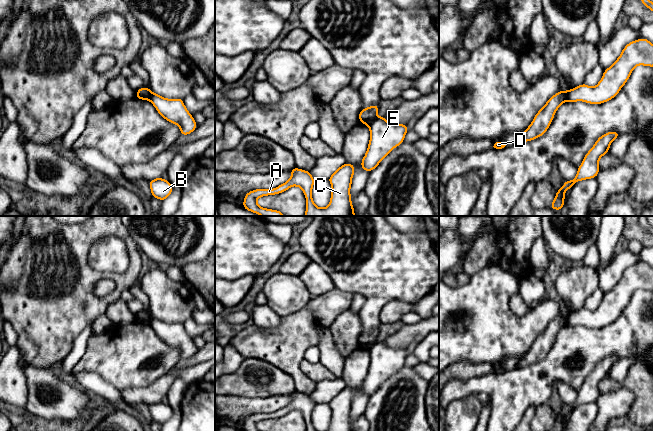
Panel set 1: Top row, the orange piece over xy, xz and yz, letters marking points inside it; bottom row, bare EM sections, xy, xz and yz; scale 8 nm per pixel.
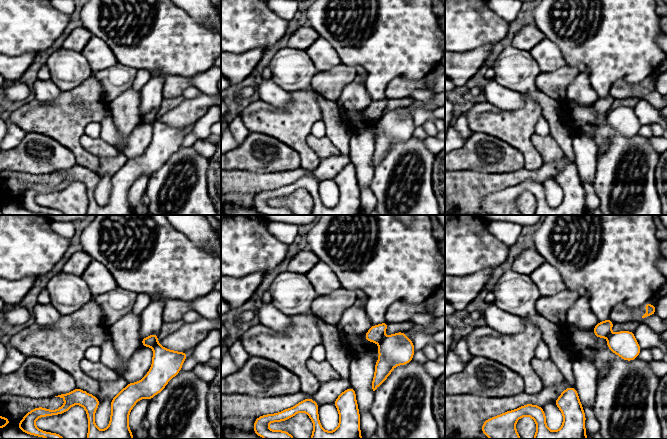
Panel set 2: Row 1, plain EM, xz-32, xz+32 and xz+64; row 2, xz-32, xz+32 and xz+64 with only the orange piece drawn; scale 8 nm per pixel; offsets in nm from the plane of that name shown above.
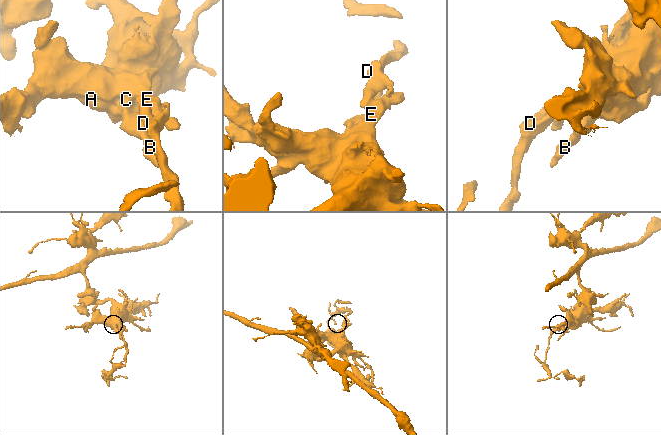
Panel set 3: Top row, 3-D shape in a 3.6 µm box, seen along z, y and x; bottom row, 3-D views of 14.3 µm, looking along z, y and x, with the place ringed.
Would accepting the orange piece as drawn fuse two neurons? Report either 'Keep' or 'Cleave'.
Cleave

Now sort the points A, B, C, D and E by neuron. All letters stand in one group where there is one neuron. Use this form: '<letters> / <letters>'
A B C E / D

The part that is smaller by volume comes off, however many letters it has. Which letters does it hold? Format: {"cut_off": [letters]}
{"cut_off": ["D"]}

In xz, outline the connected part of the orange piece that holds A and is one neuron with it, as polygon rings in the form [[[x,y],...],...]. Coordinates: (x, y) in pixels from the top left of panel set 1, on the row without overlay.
[[[294,391],[291,395],[291,401],[285,407],[273,413],[255,413],[246,417],[243,425],[243,431],[260,431],[256,424],[263,420],[276,419],[287,415],[292,410],[300,411],[306,421],[306,431],[317,431],[312,423],[312,412],[315,403],[309,395]]]

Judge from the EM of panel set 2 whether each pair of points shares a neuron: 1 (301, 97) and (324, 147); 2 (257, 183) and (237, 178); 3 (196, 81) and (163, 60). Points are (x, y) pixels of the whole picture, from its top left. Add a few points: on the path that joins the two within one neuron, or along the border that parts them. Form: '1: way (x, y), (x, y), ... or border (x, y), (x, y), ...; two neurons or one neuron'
1: border (309, 134), (306, 138), (306, 143), (319, 156); two neurons
2: way (252, 183), (242, 183); one neuron
3: border (210, 67), (188, 78); two neurons

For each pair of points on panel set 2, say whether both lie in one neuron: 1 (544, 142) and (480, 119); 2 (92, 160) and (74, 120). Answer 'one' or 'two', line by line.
1: two
2: one

